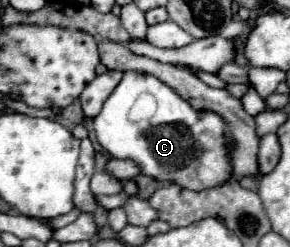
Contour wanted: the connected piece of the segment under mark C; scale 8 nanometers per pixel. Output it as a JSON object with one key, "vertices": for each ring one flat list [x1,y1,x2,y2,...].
{"vertices":[[125,71,121,83,93,121,101,147,115,159,133,159,143,175,179,183,191,191,215,187,231,177,227,147,223,147,223,121,219,115,195,111,153,75]]}

